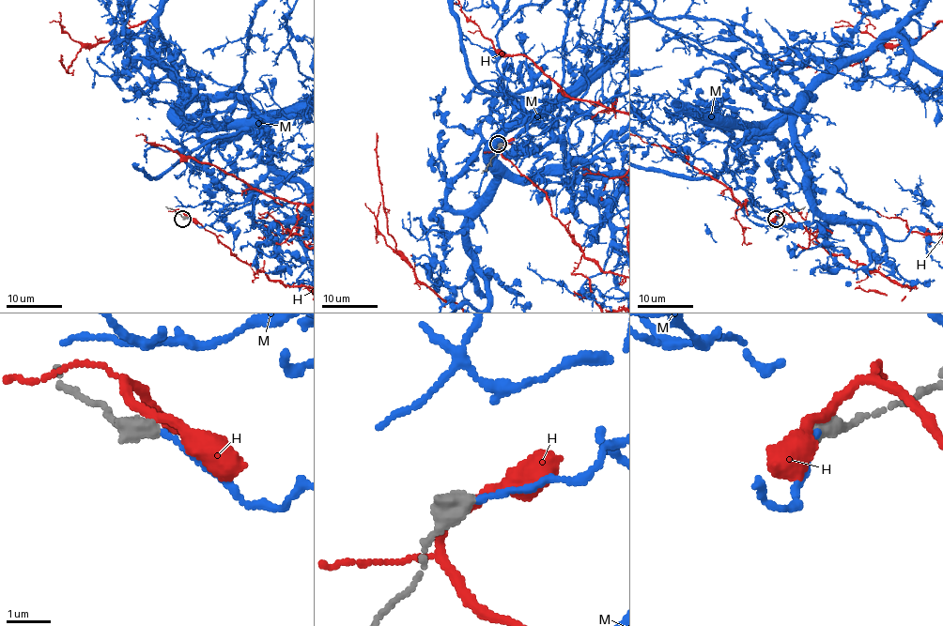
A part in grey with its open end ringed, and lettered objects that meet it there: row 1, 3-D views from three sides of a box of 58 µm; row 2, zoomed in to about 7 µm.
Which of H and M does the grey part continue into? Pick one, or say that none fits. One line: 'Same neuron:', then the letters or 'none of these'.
Same neuron: none of these

